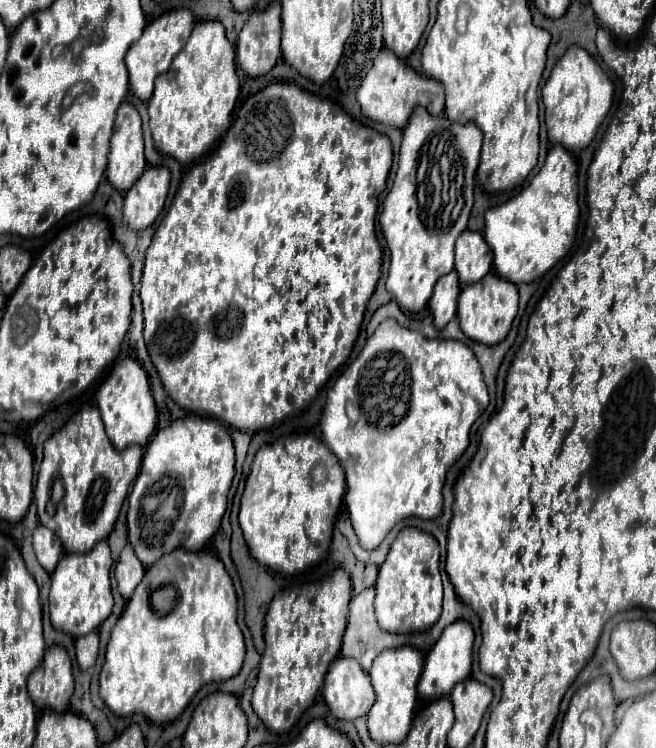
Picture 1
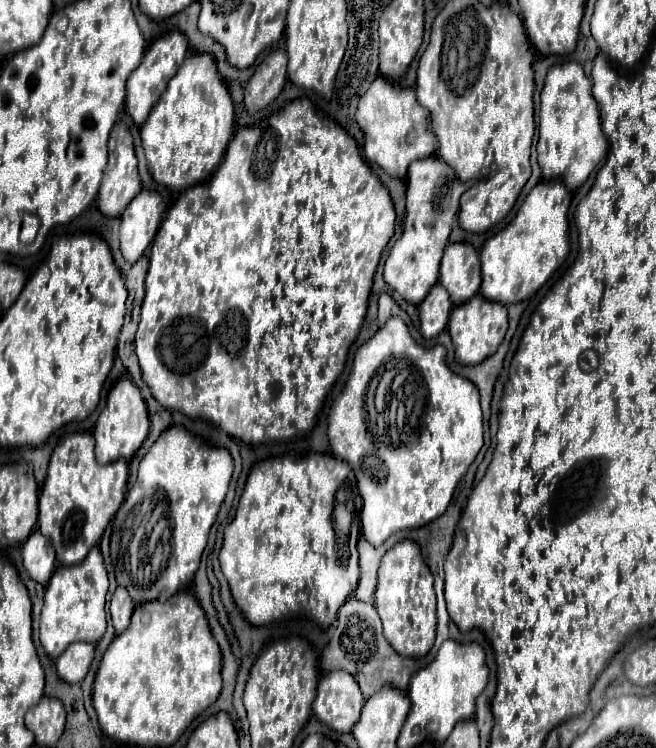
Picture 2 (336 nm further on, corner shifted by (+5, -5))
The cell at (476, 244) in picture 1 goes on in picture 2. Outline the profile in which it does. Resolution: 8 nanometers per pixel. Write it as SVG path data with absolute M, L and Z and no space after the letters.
M452 243L444 249L444 257L440 261L440 283L452 297L454 305L468 301L480 291L480 259L478 251L470 243Z

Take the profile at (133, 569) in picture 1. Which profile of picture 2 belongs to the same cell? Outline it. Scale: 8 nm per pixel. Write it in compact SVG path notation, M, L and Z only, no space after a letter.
M118 587L110 599L110 615L112 615L112 623L114 623L116 633L122 633L128 629L134 609L136 609L136 605L130 599L128 591L124 587Z

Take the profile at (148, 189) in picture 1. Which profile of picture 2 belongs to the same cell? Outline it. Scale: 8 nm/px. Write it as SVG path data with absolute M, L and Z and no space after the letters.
M142 191L122 215L120 251L128 263L136 263L152 243L166 205L156 191Z

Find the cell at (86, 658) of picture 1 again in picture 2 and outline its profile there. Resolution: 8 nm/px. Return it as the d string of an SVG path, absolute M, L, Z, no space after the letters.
M72 643L56 659L58 677L66 683L80 683L90 669L92 657L94 657L94 645L92 643Z

